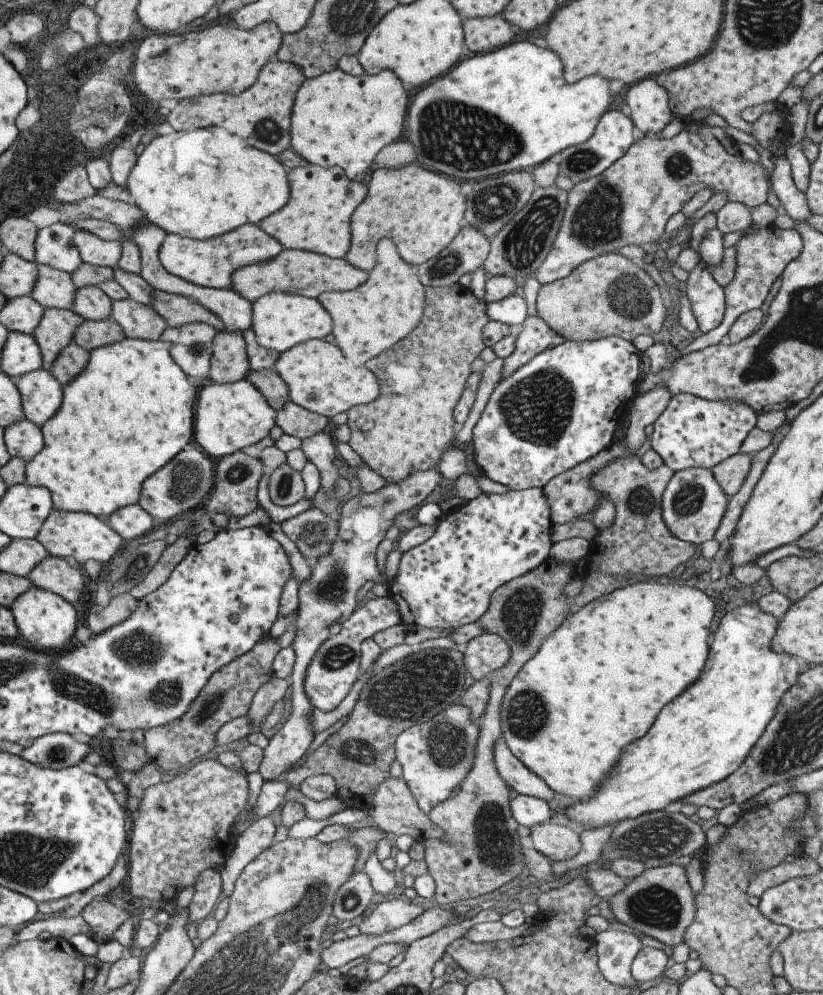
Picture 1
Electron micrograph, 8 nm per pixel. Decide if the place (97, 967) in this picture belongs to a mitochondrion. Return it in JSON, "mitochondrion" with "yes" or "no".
{"mitochondrion":"no"}

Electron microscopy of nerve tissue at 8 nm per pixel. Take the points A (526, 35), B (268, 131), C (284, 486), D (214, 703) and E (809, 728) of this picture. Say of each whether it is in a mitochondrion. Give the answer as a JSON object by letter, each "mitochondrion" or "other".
{"A":"other","B":"mitochondrion","C":"mitochondrion","D":"mitochondrion","E":"mitochondrion"}

